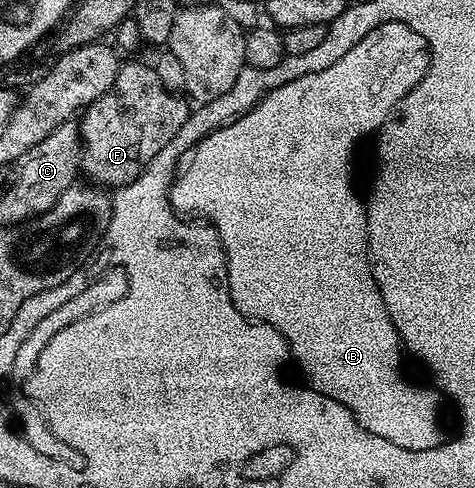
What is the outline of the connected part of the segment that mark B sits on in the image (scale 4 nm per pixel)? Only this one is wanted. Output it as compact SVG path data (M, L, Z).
M387 21L362 43L354 43L350 51L346 51L338 63L326 67L323 71L314 71L270 91L254 108L243 113L241 117L233 117L228 124L221 129L215 129L210 135L206 135L192 149L186 150L176 164L176 178L172 180L172 189L168 197L172 200L172 207L177 214L197 213L205 217L205 222L210 223L211 228L220 234L220 242L224 245L224 254L228 260L228 286L234 307L243 317L251 317L253 321L261 321L270 327L274 327L288 340L288 352L300 364L300 369L309 377L311 388L324 393L330 399L342 403L354 415L354 419L363 429L394 443L394 447L406 447L406 451L430 451L434 447L444 444L449 440L450 432L444 426L444 401L441 390L435 387L423 389L420 385L411 385L404 381L404 373L400 370L400 349L402 342L400 332L394 327L390 315L386 311L386 303L378 291L378 283L372 274L372 262L368 255L367 241L367 217L368 211L362 210L356 204L355 197L350 194L347 184L348 153L349 146L360 137L361 133L367 133L373 125L377 125L384 114L391 109L392 102L404 93L420 77L425 65L424 43L416 33L406 29L403 25L397 25L394 21Z

